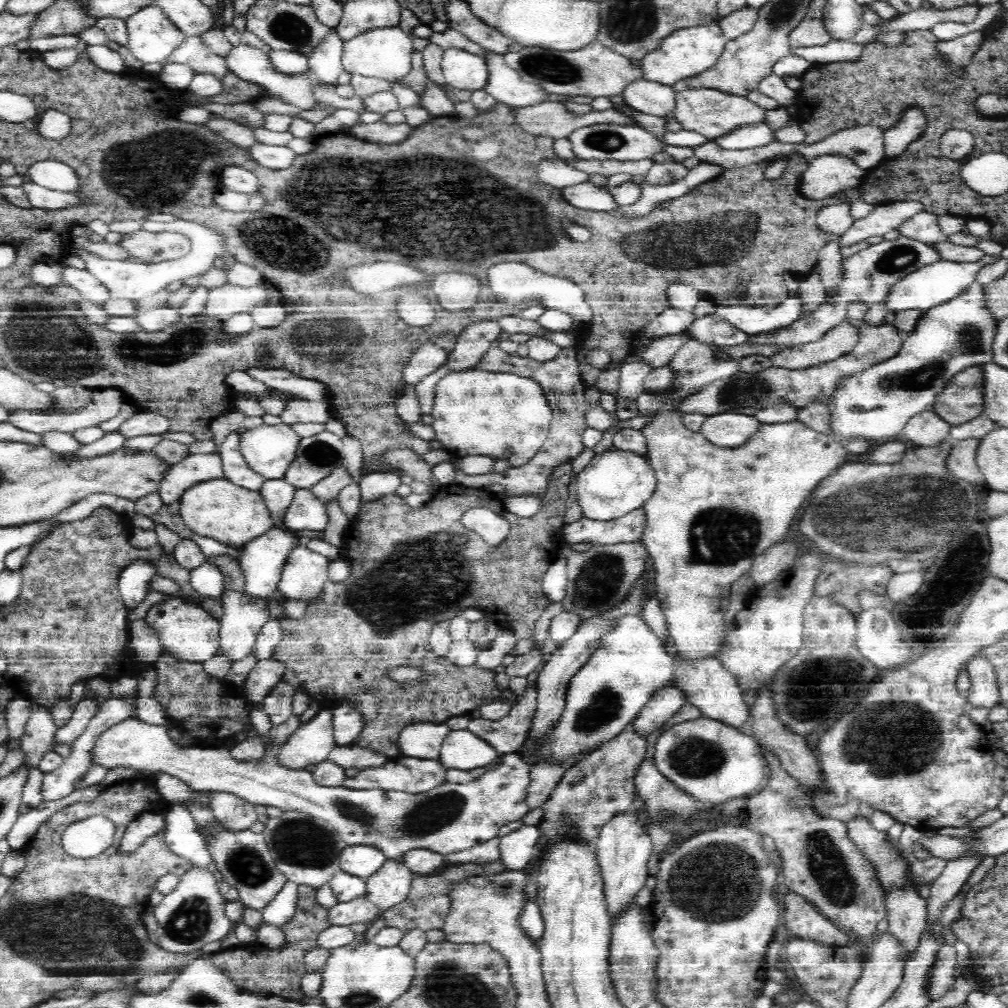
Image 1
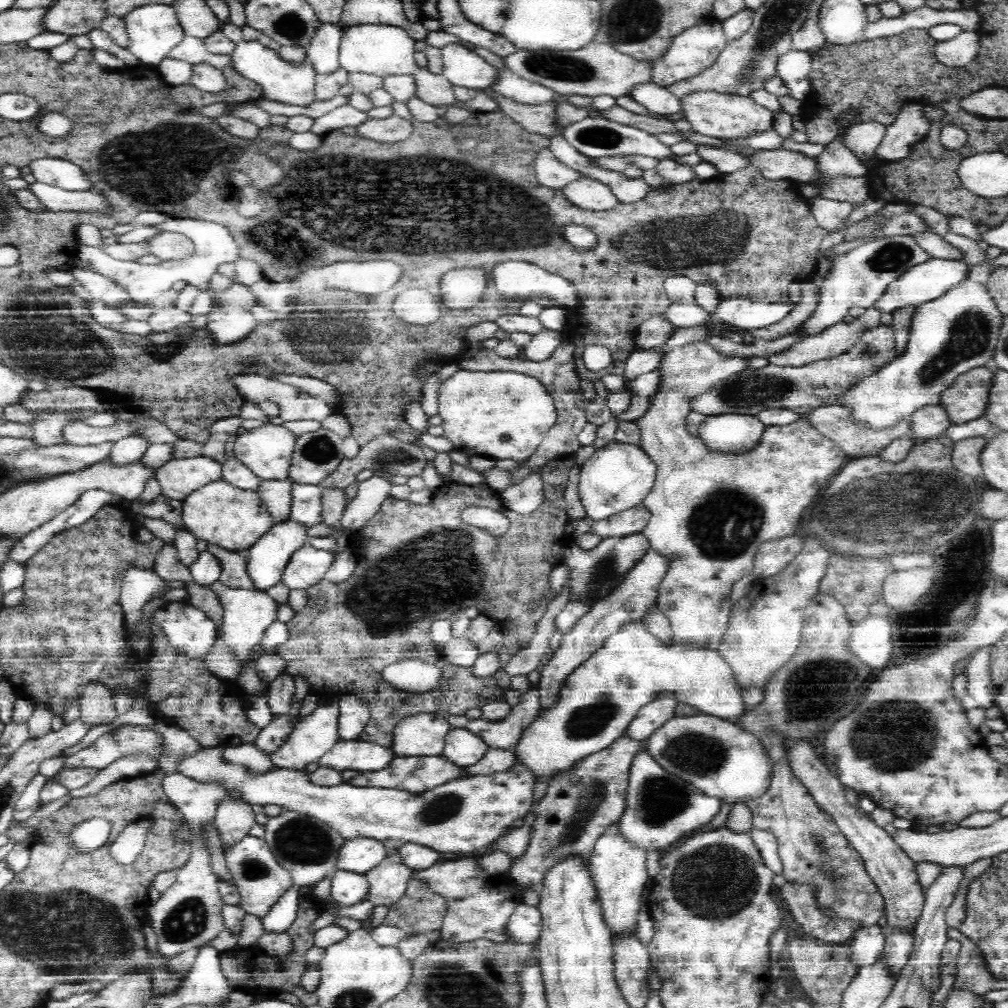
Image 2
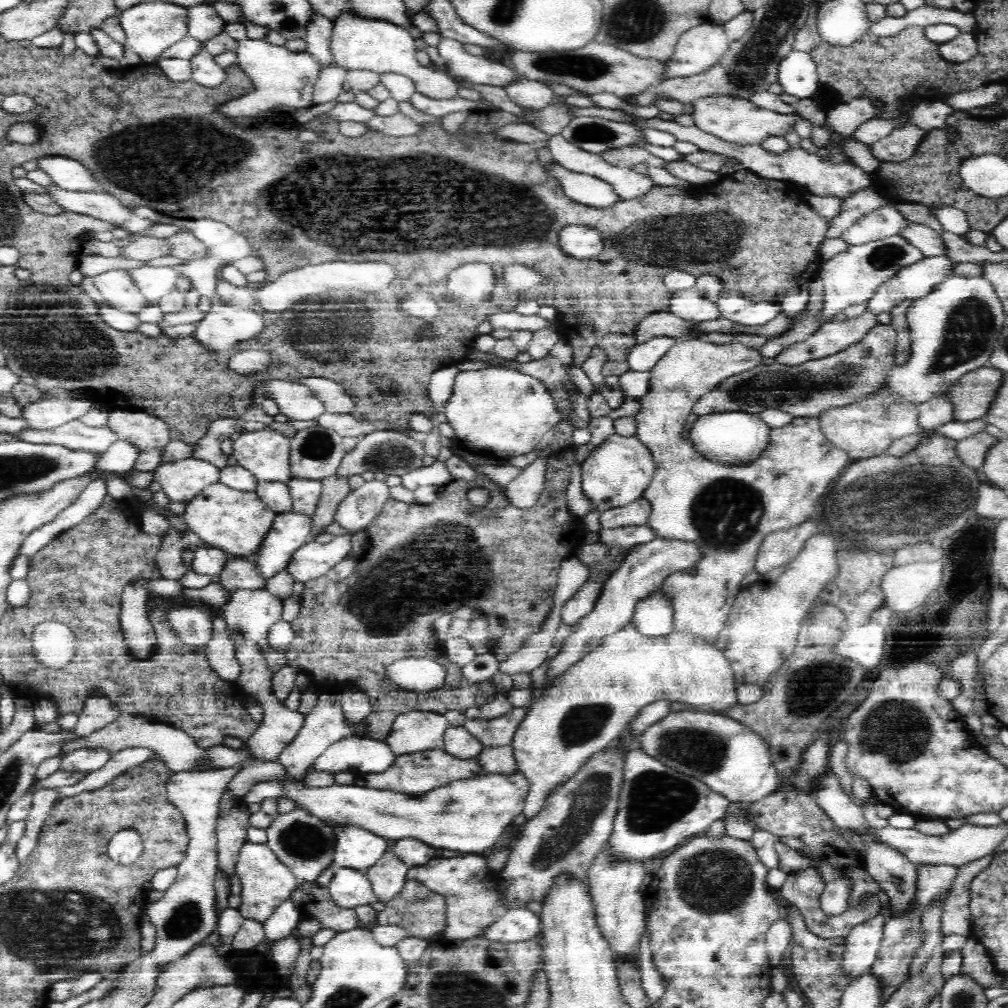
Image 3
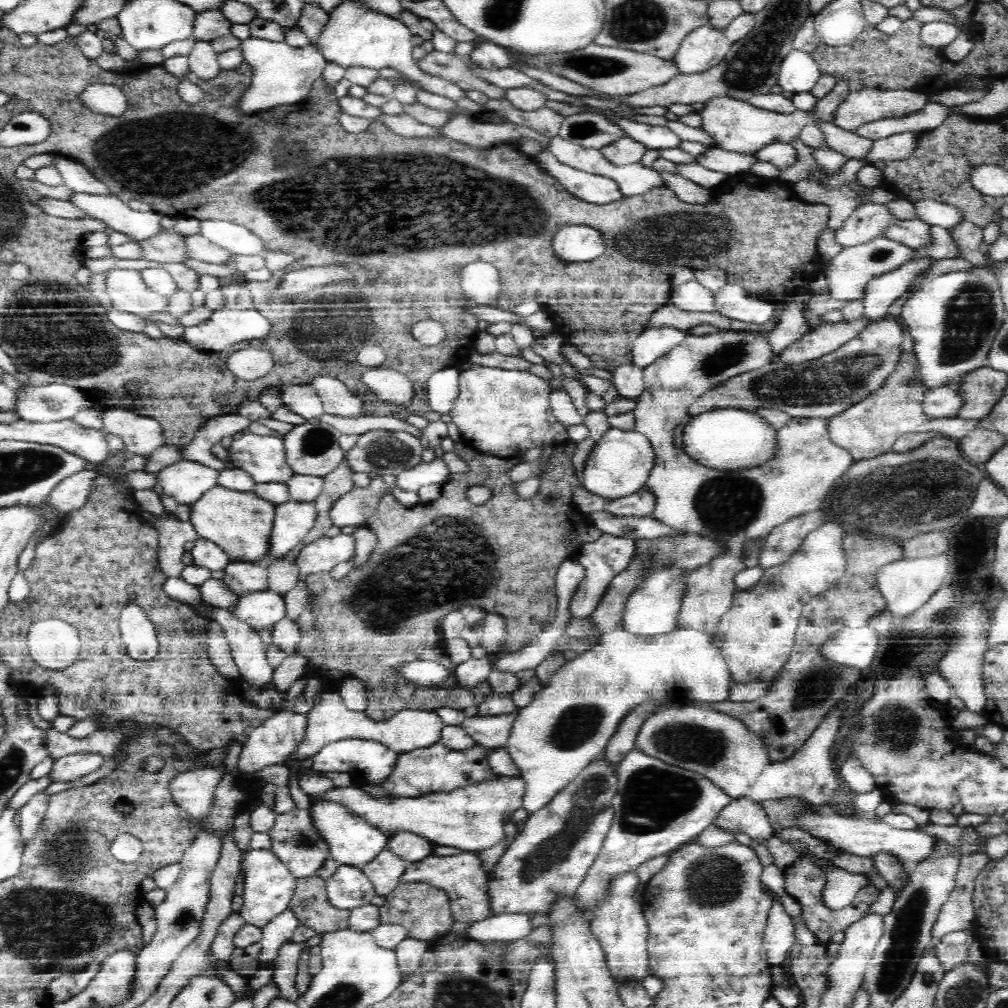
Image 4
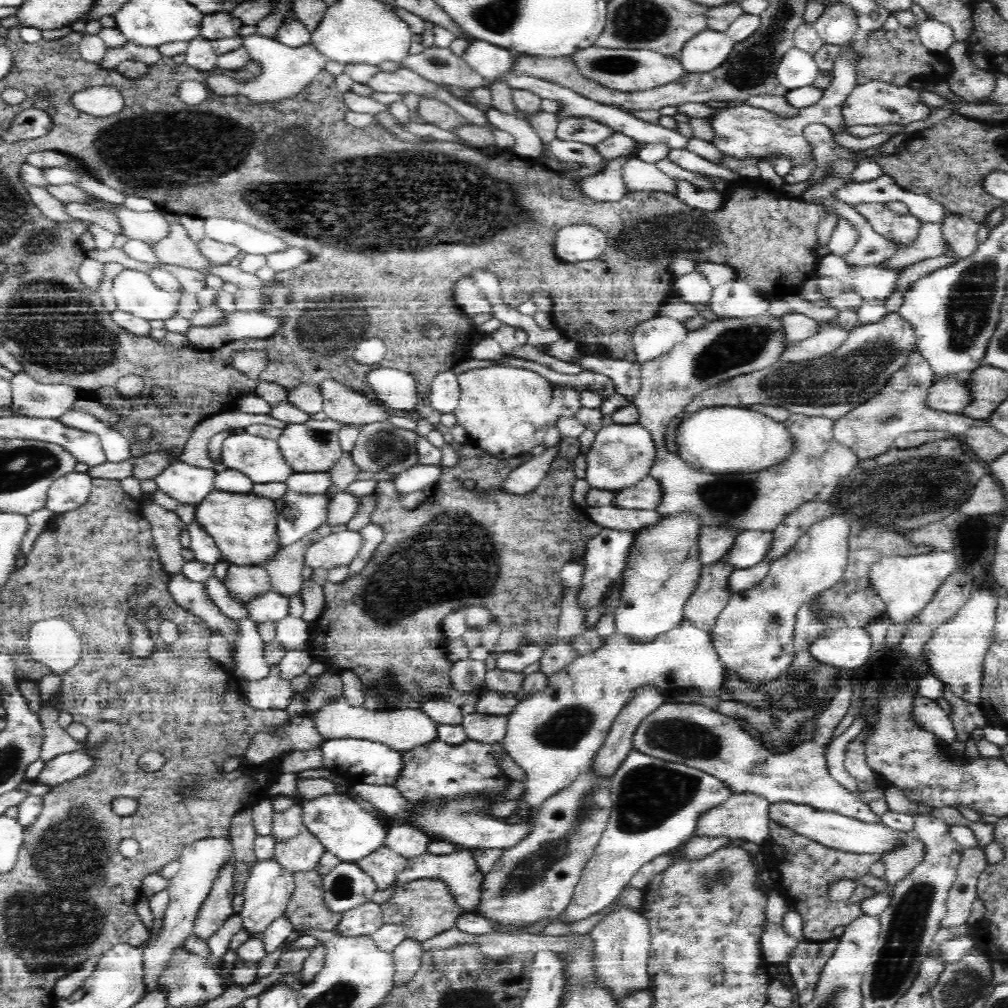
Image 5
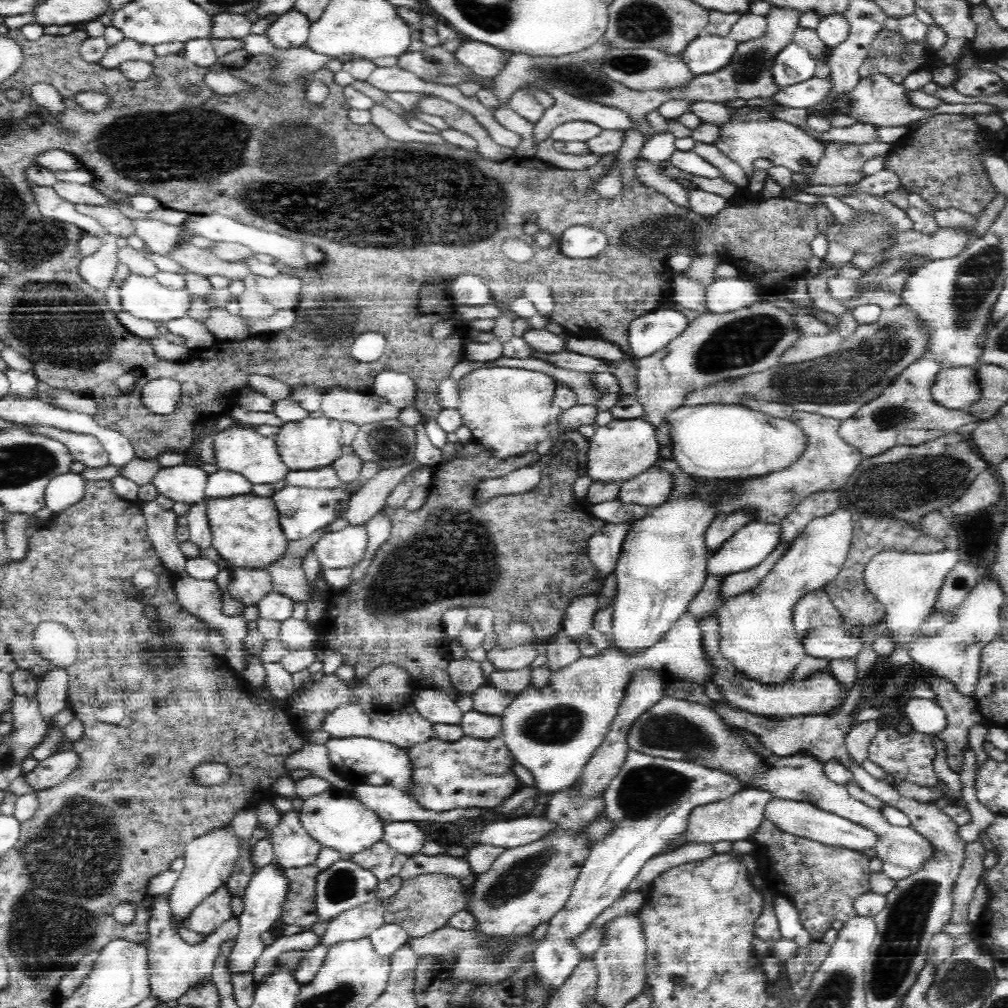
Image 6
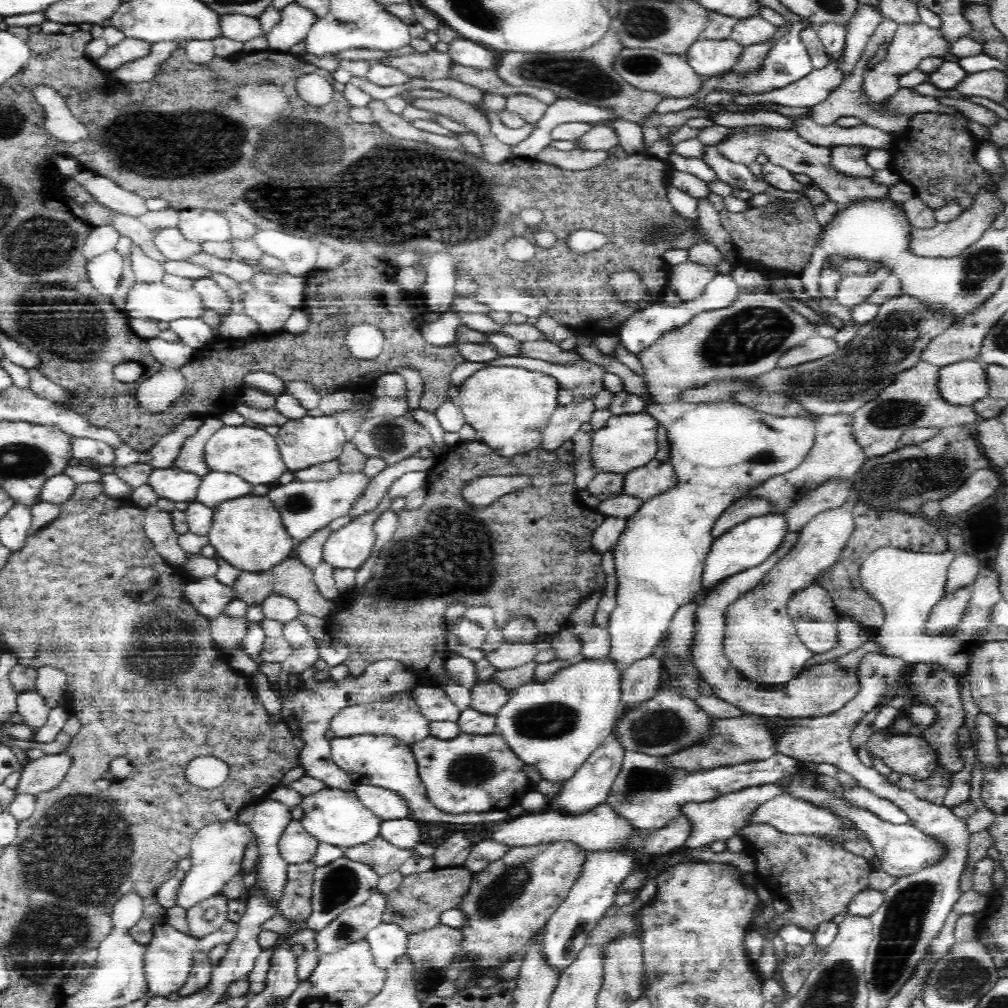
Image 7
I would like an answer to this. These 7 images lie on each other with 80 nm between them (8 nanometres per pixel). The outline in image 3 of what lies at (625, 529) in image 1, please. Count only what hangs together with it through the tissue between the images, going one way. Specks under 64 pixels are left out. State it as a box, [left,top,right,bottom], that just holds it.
[599,494,652,526]

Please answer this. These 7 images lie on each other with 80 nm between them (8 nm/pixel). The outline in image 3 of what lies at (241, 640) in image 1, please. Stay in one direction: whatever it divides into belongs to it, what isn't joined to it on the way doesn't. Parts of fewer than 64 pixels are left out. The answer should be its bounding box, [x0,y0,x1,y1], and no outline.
[223,589,284,640]

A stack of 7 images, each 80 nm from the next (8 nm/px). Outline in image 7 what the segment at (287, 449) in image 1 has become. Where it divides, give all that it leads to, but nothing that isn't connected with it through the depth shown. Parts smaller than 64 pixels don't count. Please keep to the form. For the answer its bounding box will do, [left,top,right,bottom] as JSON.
[204,423,287,486]

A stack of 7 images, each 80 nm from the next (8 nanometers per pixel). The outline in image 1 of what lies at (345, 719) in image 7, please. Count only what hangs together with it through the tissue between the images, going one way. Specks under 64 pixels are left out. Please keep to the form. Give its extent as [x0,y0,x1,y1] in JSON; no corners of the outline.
[276,706,451,769]

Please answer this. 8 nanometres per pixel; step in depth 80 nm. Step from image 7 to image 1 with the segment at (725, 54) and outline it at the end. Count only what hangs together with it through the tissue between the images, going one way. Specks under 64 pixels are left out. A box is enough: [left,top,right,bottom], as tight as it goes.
[640,22,728,86]

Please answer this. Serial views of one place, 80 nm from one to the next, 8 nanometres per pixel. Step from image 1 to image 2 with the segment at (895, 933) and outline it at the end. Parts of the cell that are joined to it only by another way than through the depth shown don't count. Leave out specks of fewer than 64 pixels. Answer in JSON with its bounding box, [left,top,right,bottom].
[789,741,925,927]

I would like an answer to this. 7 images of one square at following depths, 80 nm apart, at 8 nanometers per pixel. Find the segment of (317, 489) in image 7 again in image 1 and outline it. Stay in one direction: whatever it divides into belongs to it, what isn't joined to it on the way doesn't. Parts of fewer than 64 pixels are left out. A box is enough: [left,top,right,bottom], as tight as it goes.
[240,526,300,596]

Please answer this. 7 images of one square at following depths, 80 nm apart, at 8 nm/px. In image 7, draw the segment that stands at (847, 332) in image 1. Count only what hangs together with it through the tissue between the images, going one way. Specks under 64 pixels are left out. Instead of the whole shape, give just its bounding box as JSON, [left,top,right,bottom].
[777,336,837,369]

